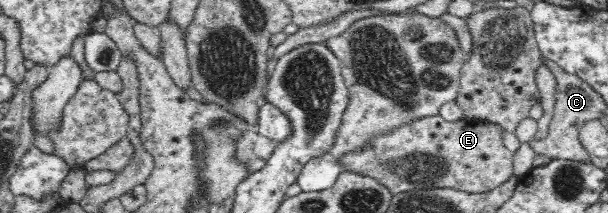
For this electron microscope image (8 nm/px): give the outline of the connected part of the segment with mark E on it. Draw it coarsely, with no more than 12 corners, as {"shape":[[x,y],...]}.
{"shape":[[439,114],[343,156],[393,194],[511,178],[499,123]]}

